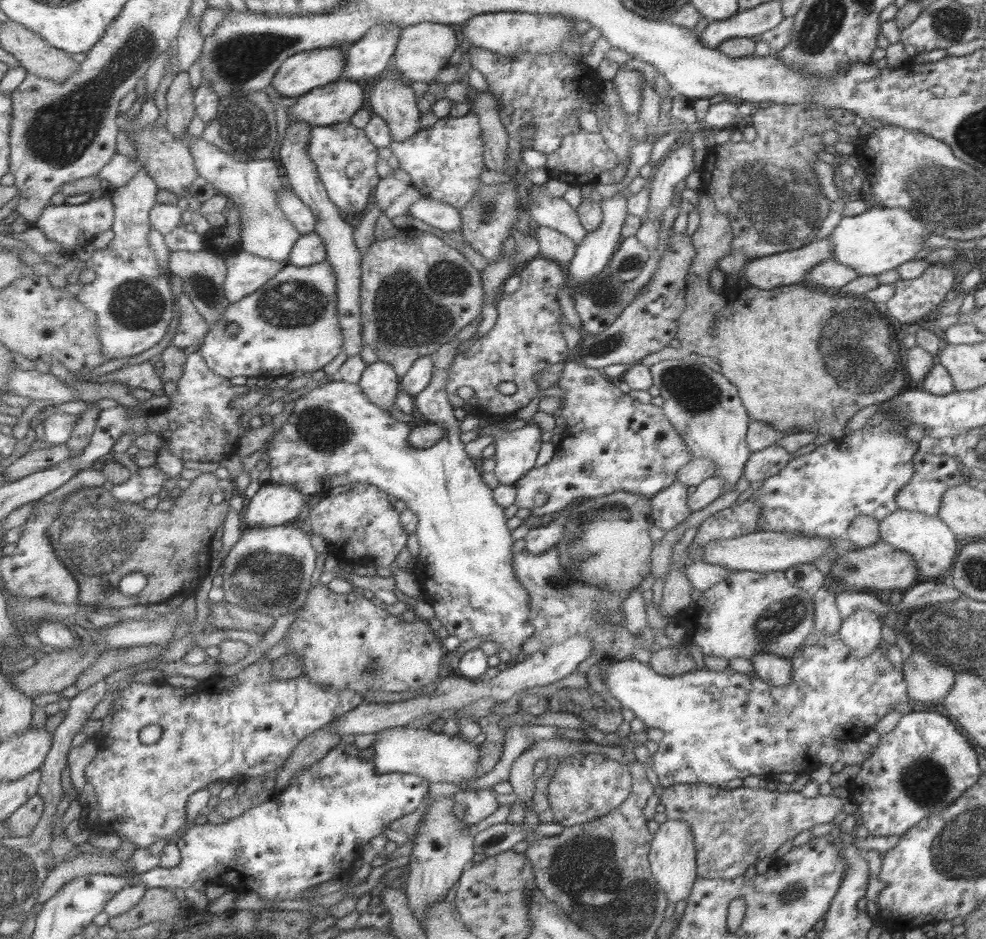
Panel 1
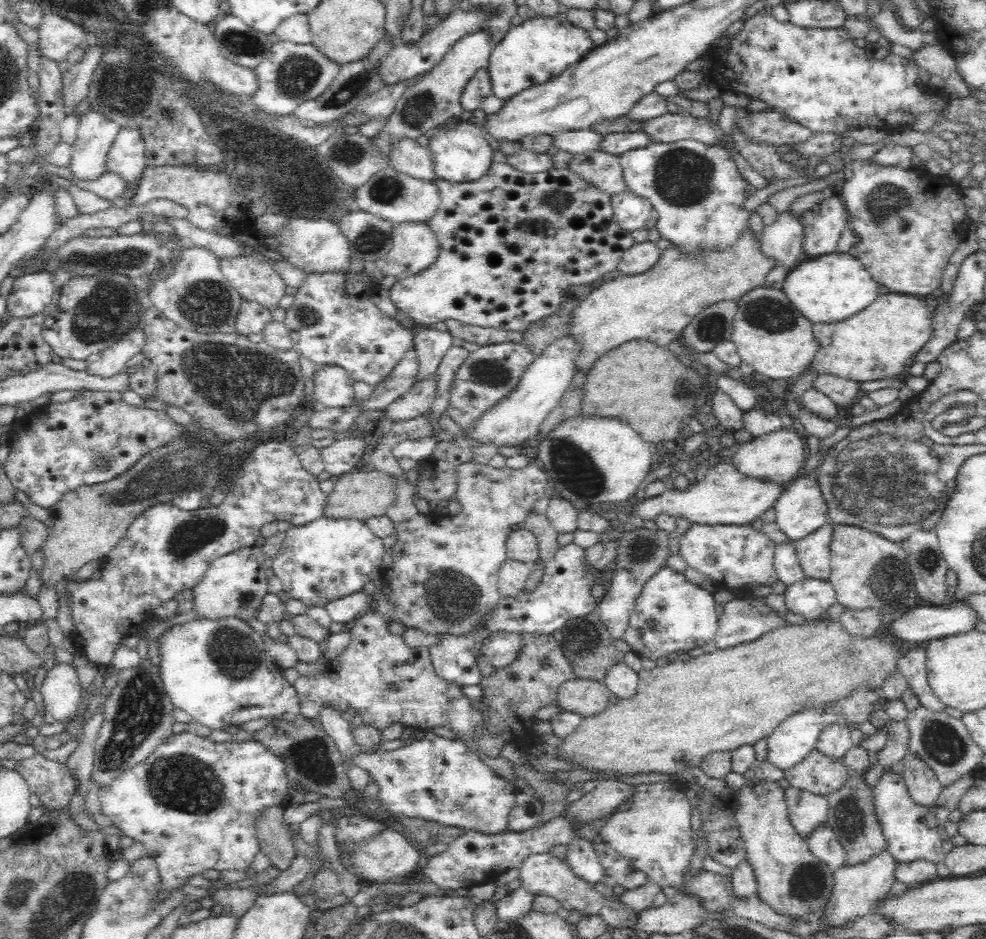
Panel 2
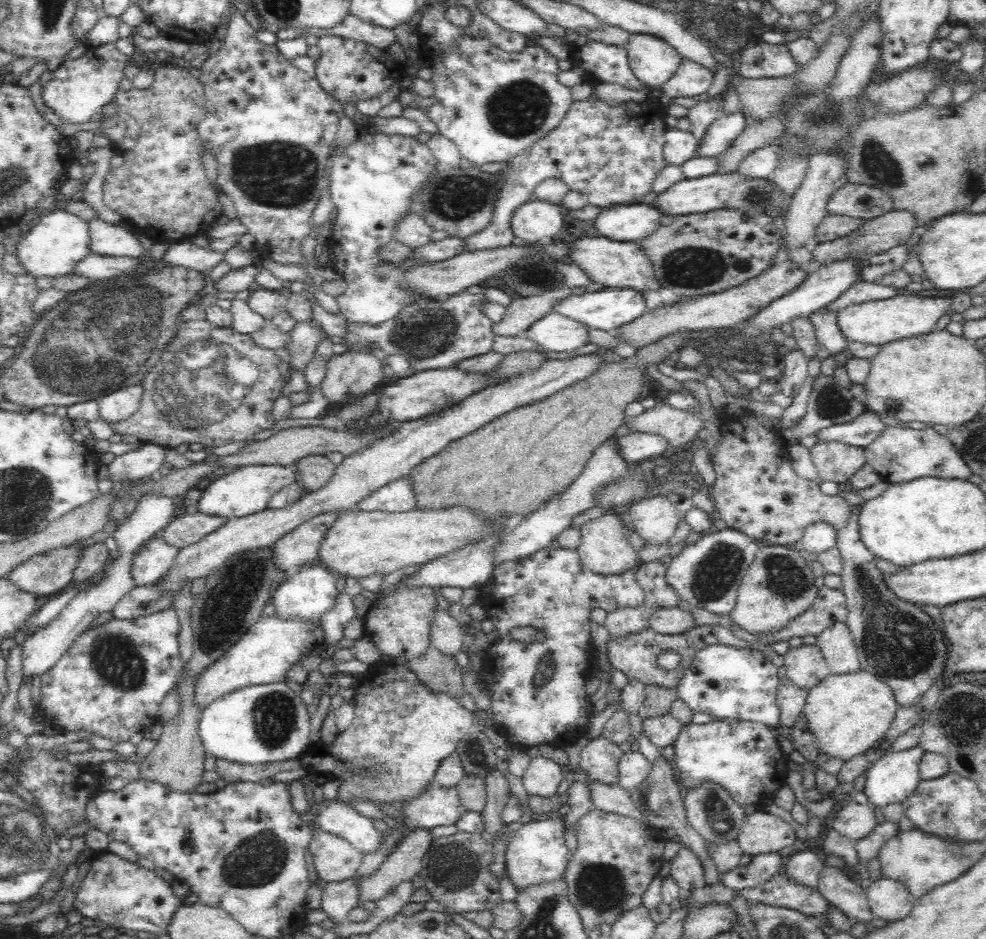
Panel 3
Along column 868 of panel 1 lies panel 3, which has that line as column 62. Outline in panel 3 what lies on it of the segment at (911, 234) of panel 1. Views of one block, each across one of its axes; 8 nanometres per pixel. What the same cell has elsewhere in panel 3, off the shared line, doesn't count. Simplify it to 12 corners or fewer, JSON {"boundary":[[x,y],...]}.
{"boundary":[[60,205],[16,244],[28,275],[74,273],[90,222]]}

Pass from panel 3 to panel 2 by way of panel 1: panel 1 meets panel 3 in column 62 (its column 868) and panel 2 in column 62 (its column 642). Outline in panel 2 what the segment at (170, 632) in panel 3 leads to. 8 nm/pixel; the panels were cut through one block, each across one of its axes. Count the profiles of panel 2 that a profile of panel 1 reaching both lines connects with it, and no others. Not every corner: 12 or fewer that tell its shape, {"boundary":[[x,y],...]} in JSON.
{"boundary":[[59,663],[41,687],[43,724],[70,722],[83,700],[76,669]]}

